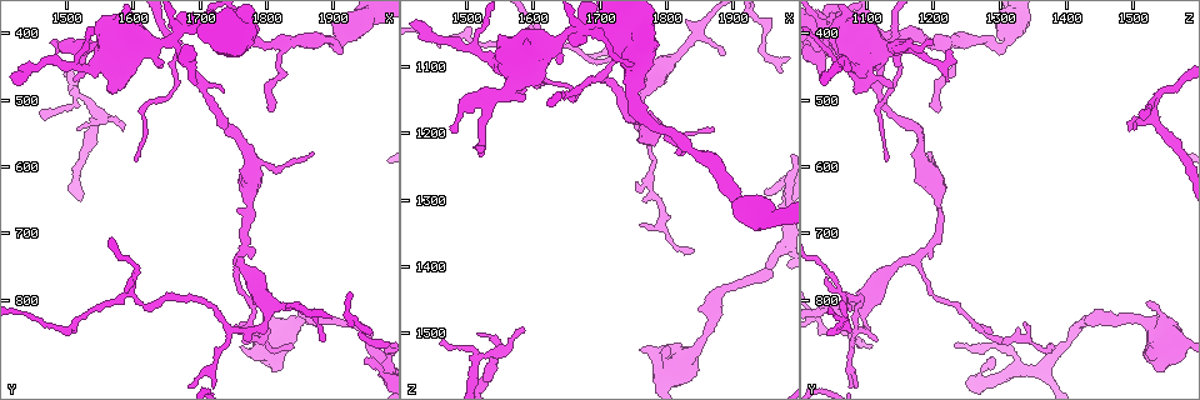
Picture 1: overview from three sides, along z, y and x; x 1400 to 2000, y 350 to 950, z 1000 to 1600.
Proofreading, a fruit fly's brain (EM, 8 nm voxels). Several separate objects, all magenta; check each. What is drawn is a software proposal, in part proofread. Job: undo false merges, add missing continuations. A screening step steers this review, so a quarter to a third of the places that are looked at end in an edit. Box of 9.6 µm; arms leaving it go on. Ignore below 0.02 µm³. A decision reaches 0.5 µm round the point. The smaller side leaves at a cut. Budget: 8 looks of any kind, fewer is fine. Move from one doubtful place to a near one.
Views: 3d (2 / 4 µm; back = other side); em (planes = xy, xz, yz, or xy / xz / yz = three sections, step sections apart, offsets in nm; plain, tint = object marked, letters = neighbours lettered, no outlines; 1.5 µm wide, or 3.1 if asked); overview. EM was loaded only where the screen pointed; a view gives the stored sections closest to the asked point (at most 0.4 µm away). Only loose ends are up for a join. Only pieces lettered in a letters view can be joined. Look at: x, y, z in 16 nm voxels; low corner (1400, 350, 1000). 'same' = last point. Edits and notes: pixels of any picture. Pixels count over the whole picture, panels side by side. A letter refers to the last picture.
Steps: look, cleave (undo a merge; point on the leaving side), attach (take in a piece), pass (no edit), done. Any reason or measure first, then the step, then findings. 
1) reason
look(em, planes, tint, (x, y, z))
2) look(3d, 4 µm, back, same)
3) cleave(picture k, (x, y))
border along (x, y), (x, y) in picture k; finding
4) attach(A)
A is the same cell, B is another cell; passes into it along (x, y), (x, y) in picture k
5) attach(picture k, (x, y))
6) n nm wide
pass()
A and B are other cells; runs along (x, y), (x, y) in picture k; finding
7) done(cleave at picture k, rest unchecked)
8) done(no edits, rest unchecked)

four arms meet
look(em, planes, letters, (1660, 405, 1045))

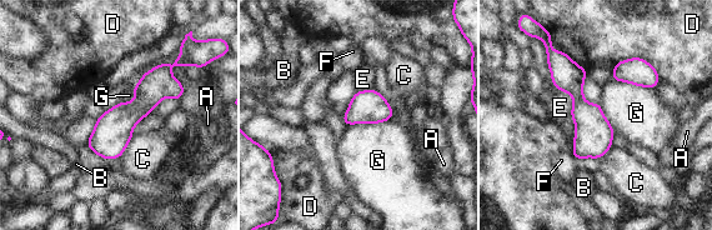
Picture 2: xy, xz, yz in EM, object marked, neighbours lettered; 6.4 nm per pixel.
pass()
A, B, C, D, E, F and G are other cells; border along (390, 119), (346, 126) in picture 2; one neuron here

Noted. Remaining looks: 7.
thick end
look(3d, 4 µm, (1570, 490, 1085))

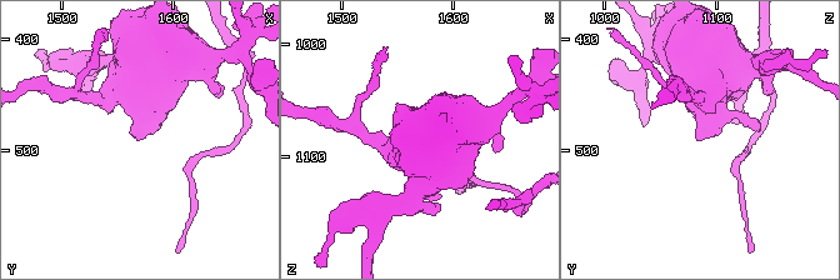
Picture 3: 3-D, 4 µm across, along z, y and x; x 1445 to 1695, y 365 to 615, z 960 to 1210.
need the tissue
look(em, xz, step 8, letters, (1568, 492, 1082))

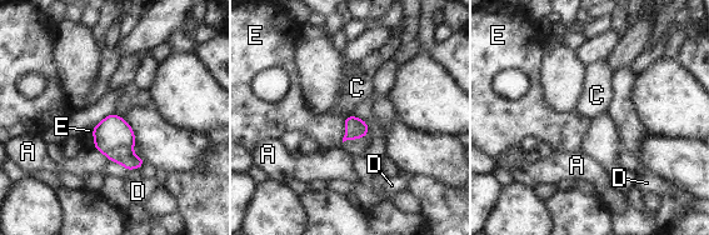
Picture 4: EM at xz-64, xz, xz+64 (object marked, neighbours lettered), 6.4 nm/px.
another direction
look(em, yz, step 8, letters, same)

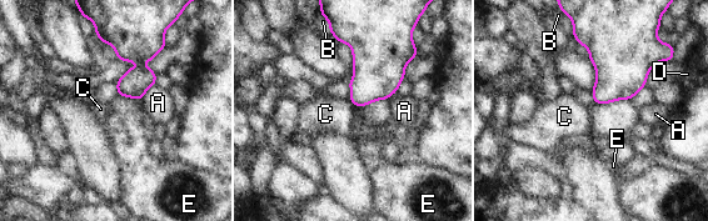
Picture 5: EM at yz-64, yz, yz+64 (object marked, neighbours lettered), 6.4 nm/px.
pass()
A, B, C, D and E are other cells; border along (349, 99), (353, 106) in picture 5; none of them fits

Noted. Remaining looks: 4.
look(em, xy, step 8, tint, (1460, 525, 1515))

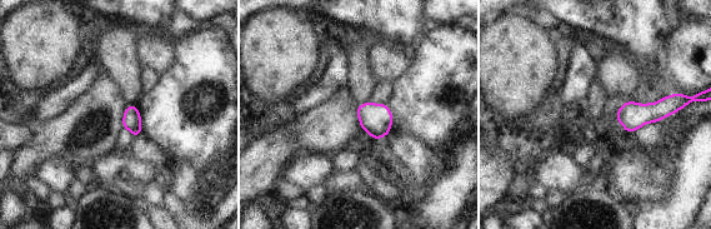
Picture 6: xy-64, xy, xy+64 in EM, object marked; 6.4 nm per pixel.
another direction
look(em, planes, tint, same)

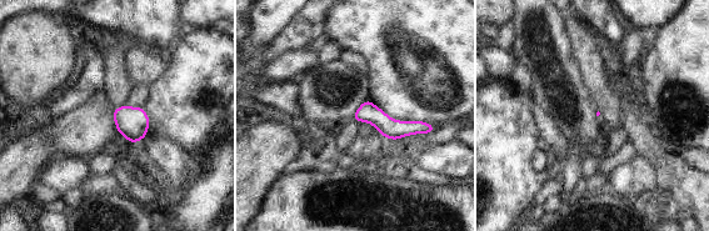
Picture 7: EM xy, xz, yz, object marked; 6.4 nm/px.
what lies round it
look(em, planes, letters, same)

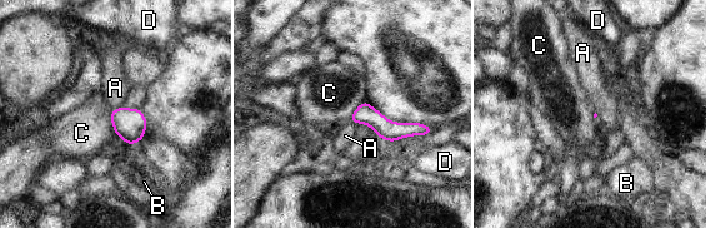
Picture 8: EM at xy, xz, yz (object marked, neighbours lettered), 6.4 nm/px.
pass()
A, B, C and D are other cells; runs along (355, 117), (424, 130) in picture 8; no lettered piece goes on from it

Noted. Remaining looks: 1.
done(no edits, rest unchecked)

